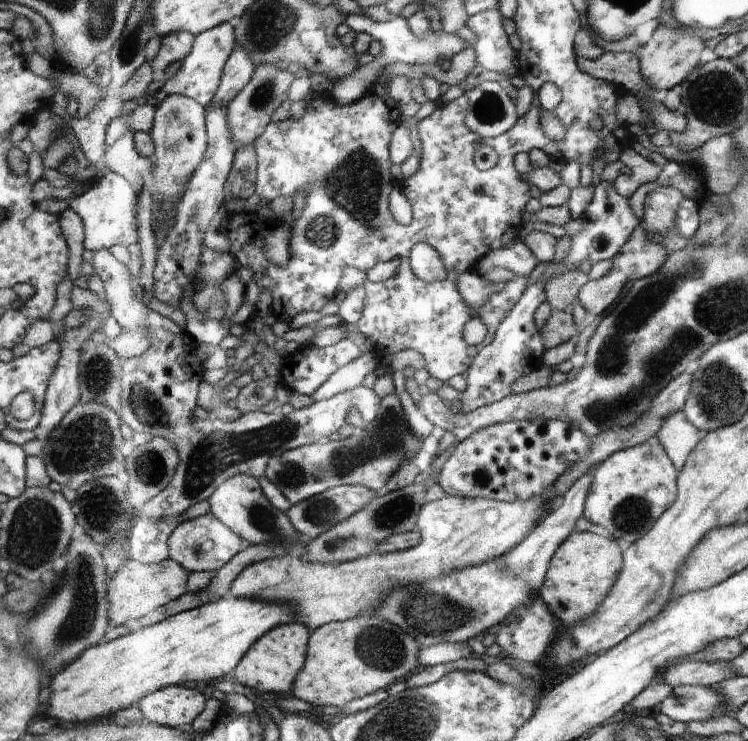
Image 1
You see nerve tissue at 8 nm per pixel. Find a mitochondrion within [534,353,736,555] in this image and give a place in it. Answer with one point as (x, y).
(632, 515)

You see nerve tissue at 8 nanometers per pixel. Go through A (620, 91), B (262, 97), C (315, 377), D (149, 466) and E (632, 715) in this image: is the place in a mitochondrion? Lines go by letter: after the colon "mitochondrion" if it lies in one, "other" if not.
A: other
B: mitochondrion
C: other
D: mitochondrion
E: other

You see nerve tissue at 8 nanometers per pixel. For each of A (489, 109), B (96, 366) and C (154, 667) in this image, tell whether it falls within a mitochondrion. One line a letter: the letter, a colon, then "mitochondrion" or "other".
A: mitochondrion
B: mitochondrion
C: other

